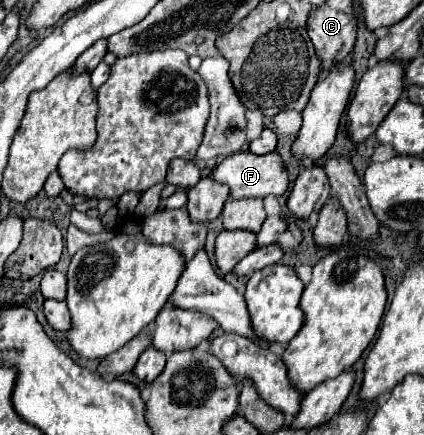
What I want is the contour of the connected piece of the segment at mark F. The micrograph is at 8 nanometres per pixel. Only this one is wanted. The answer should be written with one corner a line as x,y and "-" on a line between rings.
250,151
234,153
226,157
212,173
214,181
220,181
230,187
232,199
248,199
248,197
266,197
266,195
282,195
288,189
288,173
280,153
272,151
268,155
254,155

